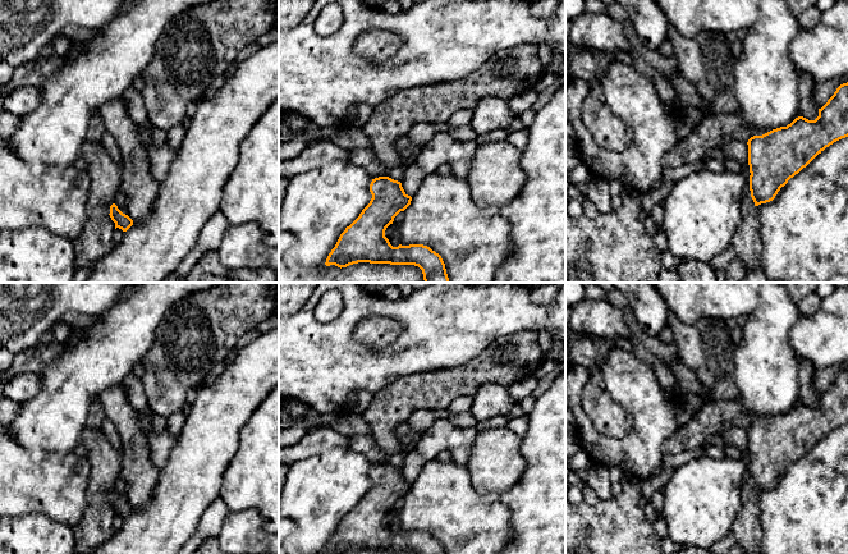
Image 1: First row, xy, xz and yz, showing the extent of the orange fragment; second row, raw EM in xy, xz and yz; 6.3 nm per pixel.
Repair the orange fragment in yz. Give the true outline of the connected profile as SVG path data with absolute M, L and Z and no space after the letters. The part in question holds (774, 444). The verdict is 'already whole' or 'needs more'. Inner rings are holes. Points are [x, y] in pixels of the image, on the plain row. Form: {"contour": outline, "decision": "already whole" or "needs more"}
{"contour": "M848 368L840 371L828 389L819 395L819 403L815 407L798 403L787 413L751 423L747 429L750 477L755 493L773 487L790 464L826 434L845 423L848 423Z", "decision": "already whole"}

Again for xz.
{"contour": "M389 463L372 466L372 485L359 503L340 521L325 551L347 554L358 549L445 554L439 540L423 531L393 534L385 523L394 504L412 487L402 470Z", "decision": "already whole"}

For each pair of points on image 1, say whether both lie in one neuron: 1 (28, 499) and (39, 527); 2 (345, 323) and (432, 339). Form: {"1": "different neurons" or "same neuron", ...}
{"1": "different neurons", "2": "same neuron"}

